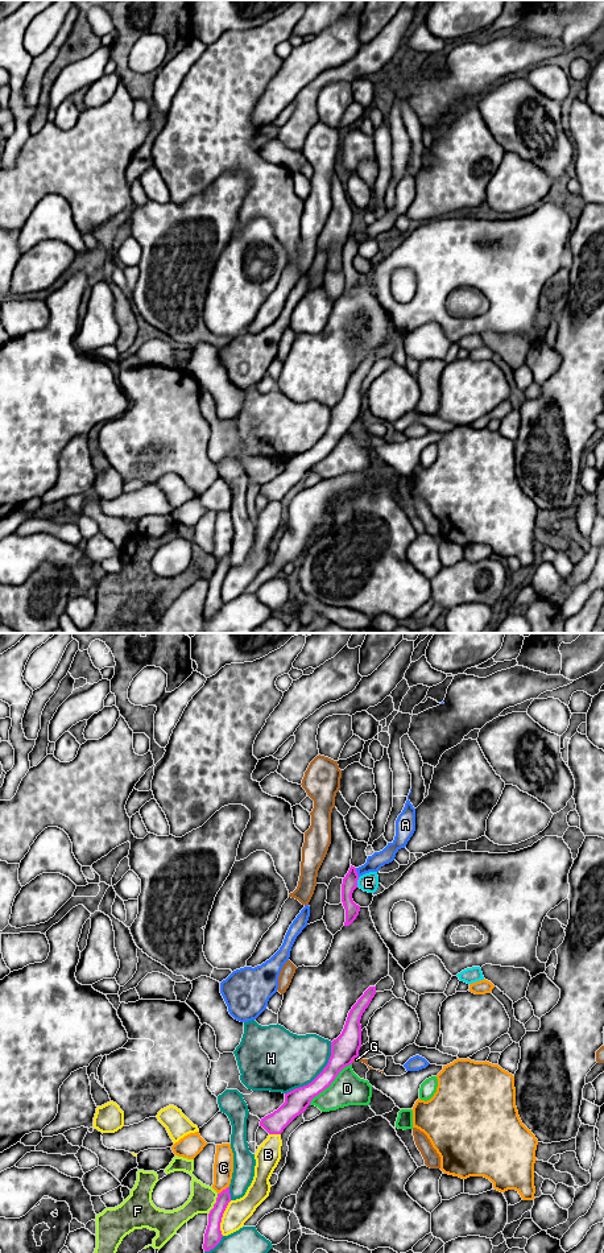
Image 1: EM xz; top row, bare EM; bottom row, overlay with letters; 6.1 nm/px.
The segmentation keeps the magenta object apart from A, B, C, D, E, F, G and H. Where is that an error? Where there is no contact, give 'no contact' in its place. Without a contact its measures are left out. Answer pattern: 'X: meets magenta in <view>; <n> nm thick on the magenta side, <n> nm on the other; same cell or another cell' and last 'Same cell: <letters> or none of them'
A: meets magenta in xz; 100 nm thick on the magenta side, 100 nm on the other; another cell
B: meets magenta in xz; 110 nm thick on the magenta side, 150 nm on the other; another cell
C: meets magenta in xz; 90 nm thick on the magenta side, 130 nm on the other; another cell
D: meets magenta in xz; 170 nm thick on the magenta side, 200 nm on the other; another cell
E: meets magenta in xz; 100 nm thick on the magenta side, 110 nm on the other; another cell
F: meets magenta in xz; 110 nm thick on the magenta side, 160 nm on the other; another cell
G: meets magenta in xz; 170 nm thick on the magenta side, 30 nm on the other; another cell
H: meets magenta in xz; 170 nm thick on the magenta side, 380 nm on the other; another cell
Same cell: none of them

